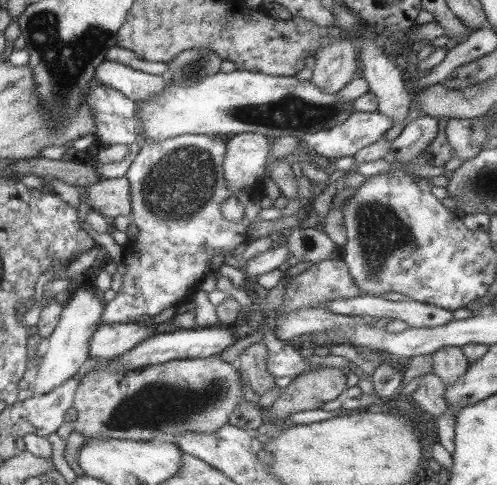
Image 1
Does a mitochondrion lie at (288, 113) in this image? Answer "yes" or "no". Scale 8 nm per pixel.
yes

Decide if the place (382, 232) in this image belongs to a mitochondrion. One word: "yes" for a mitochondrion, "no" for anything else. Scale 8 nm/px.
yes

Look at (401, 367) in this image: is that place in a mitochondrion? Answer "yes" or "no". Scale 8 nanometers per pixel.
no

